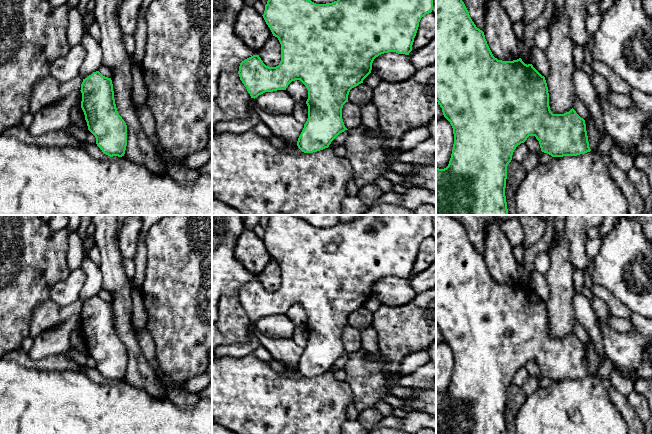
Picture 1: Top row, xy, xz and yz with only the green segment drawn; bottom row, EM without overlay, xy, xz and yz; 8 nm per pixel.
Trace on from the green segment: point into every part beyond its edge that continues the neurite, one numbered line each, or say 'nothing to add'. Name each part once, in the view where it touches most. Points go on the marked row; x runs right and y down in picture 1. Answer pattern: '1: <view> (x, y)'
nothing to add

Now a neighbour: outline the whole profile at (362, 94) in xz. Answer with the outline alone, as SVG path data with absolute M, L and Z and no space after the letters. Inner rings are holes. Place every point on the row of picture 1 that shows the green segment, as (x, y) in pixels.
M364 83L352 88L348 95L348 101L360 107L371 103L373 98L373 89Z

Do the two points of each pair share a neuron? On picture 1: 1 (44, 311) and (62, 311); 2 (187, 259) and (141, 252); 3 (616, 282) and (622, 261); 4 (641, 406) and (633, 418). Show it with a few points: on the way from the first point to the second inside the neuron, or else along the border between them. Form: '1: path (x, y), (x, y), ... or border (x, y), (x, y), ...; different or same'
1: path (48, 311), (58, 311); same
2: border (146, 242), (146, 272), (144, 276); different
3: path (620, 277), (622, 266); same
4: border (626, 397), (641, 421); different

